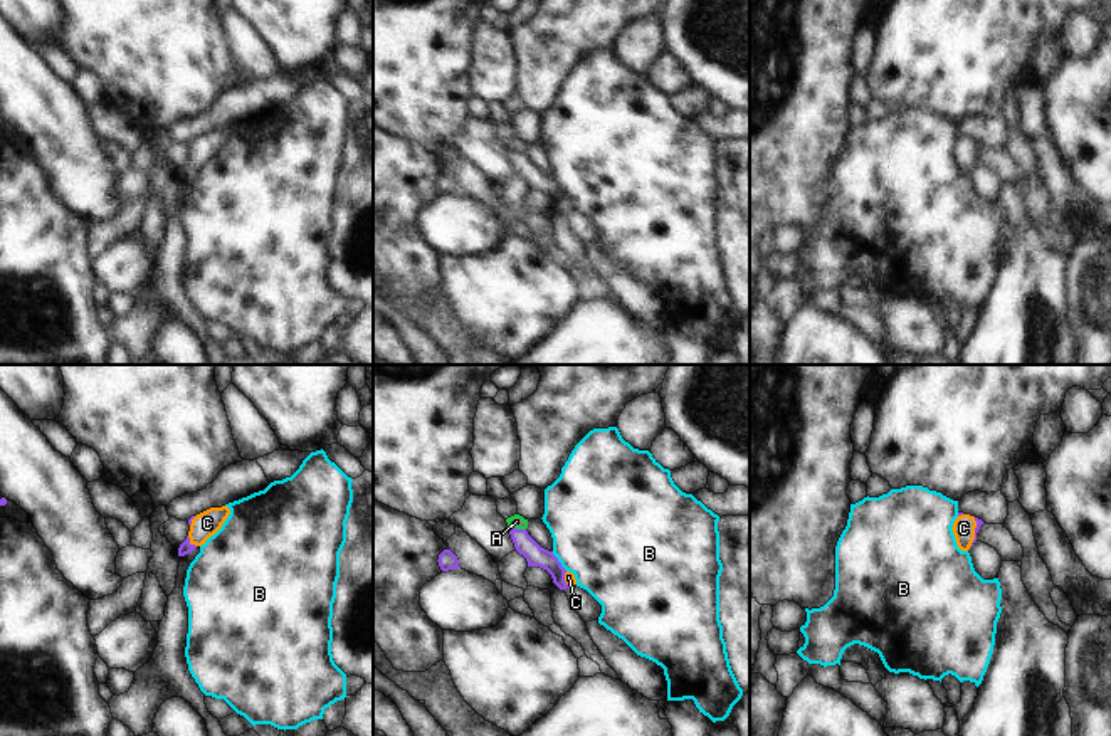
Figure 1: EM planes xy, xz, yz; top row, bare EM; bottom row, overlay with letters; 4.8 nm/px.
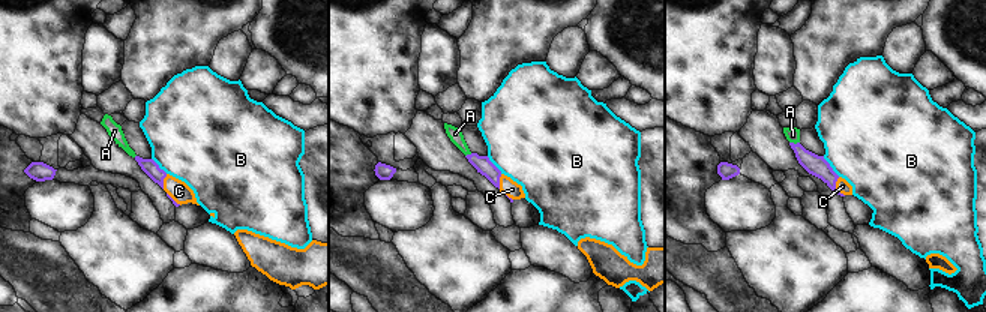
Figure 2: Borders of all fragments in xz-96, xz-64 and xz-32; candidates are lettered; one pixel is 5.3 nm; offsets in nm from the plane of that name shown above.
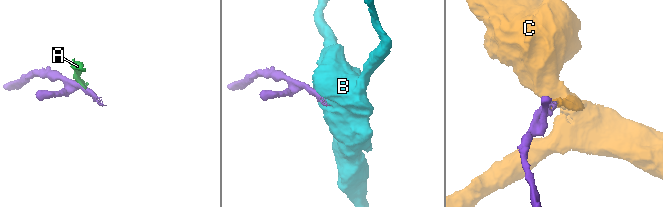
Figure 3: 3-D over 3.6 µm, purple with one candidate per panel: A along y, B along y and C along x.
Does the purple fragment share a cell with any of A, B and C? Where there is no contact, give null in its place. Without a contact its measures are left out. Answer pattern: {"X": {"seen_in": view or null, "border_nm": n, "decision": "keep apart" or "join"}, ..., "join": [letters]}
{"A": {"seen_in": "xz", "border_nm": 80, "decision": "keep apart"}, "B": {"seen_in": "xz", "border_nm": 120, "decision": "keep apart"}, "C": {"seen_in": "xy", "border_nm": 70, "decision": "join"}, "join": ["C"]}

